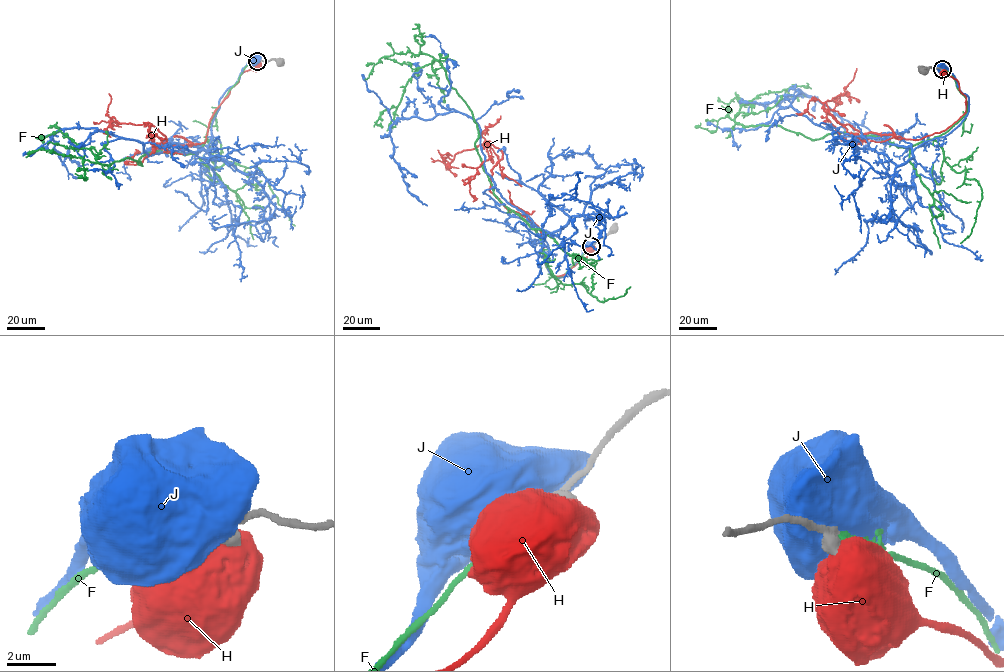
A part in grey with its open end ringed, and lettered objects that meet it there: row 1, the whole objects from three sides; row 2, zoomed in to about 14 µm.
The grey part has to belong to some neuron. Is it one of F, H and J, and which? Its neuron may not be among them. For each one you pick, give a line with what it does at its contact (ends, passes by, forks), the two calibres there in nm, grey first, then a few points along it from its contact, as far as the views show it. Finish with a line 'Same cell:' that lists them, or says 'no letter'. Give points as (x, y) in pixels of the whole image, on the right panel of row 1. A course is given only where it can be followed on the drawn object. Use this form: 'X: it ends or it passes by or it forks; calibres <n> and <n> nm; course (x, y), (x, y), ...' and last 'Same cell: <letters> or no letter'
F: it ends; calibres 440 and 340 nm; course (941, 69), (966, 113), (907, 148), (734, 119), (760, 94), (806, 95)
Same cell: F

